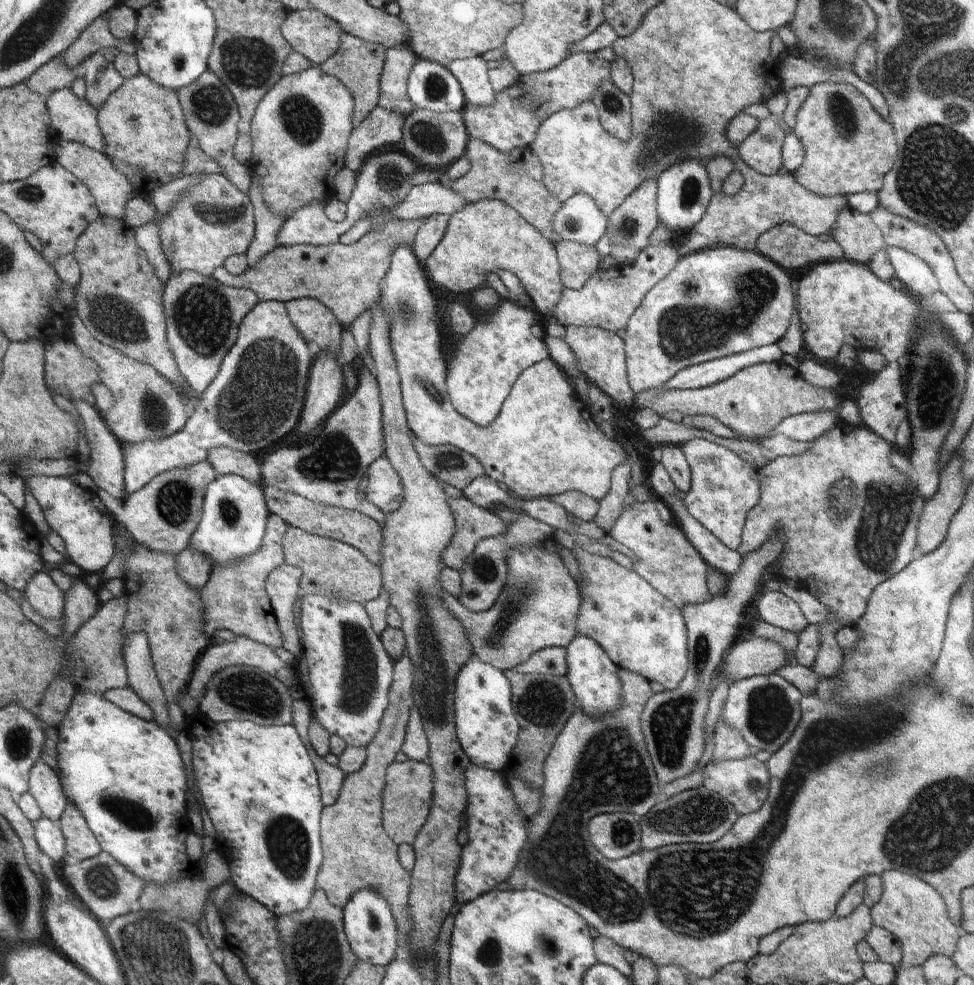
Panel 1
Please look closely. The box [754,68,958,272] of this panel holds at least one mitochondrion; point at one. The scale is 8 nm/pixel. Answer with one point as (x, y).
(840, 109)

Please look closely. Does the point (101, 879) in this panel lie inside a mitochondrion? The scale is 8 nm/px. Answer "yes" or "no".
yes

